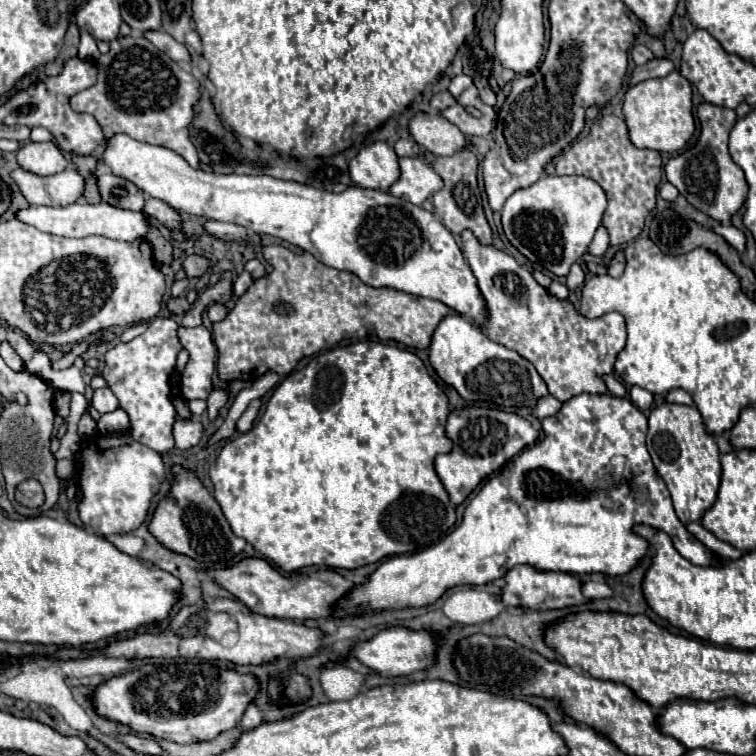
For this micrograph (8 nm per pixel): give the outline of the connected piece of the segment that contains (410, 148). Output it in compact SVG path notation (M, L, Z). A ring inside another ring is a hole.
M413 138L399 140L399 142L395 144L395 152L397 152L399 158L403 158L403 156L417 156L419 150L421 150L421 148L419 148L419 144L417 144Z

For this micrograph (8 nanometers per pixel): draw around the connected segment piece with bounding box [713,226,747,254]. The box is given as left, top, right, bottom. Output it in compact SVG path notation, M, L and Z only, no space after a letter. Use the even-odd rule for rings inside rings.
M717 226L717 228L713 228L717 234L721 234L739 254L743 254L745 252L745 234L739 230L739 228L735 228L735 226Z

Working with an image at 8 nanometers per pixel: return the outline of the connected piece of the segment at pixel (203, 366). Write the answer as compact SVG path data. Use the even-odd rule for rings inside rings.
M205 326L177 330L181 346L189 352L189 360L181 372L181 394L185 400L201 398L205 400L213 390L211 376L215 372L217 348L213 344L211 332Z

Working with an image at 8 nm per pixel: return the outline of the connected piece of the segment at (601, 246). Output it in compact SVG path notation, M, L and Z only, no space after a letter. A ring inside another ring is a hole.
M601 224L597 228L597 234L595 234L595 238L593 238L587 252L591 252L593 256L599 256L599 254L603 254L607 250L607 246L609 246L609 232L605 232L605 226Z

